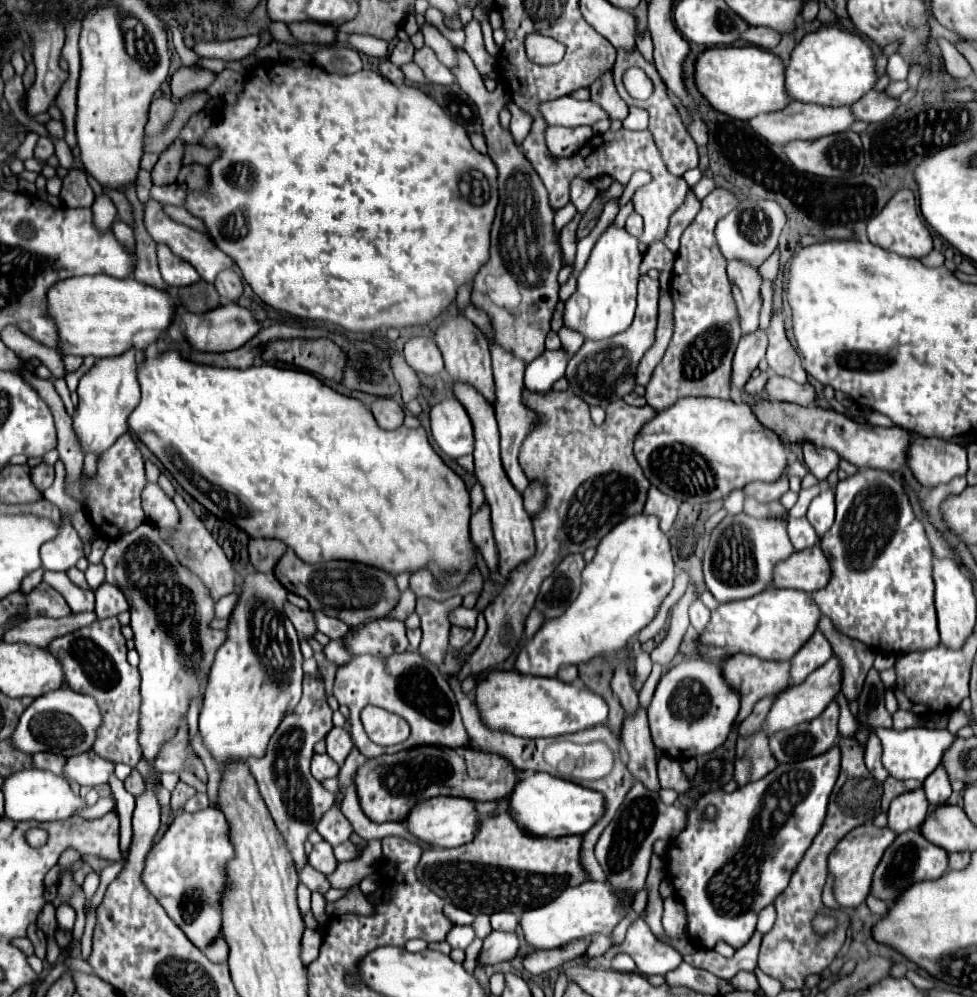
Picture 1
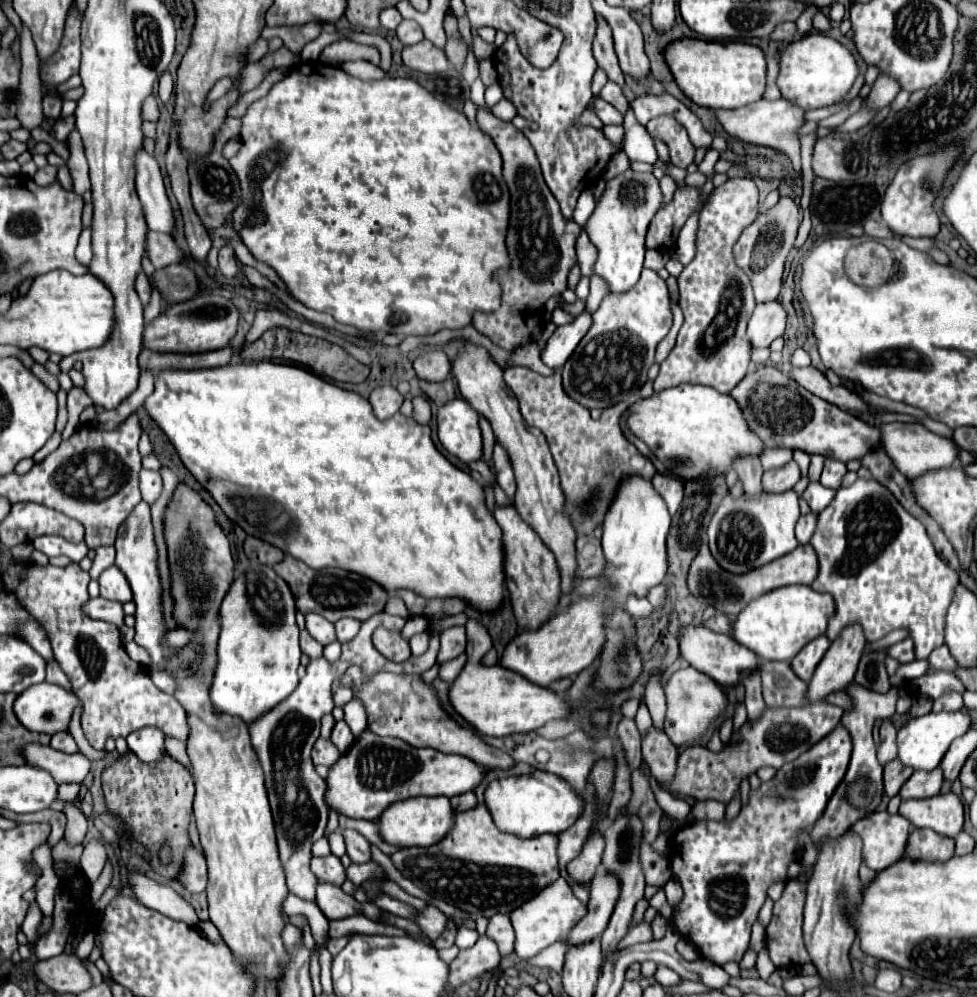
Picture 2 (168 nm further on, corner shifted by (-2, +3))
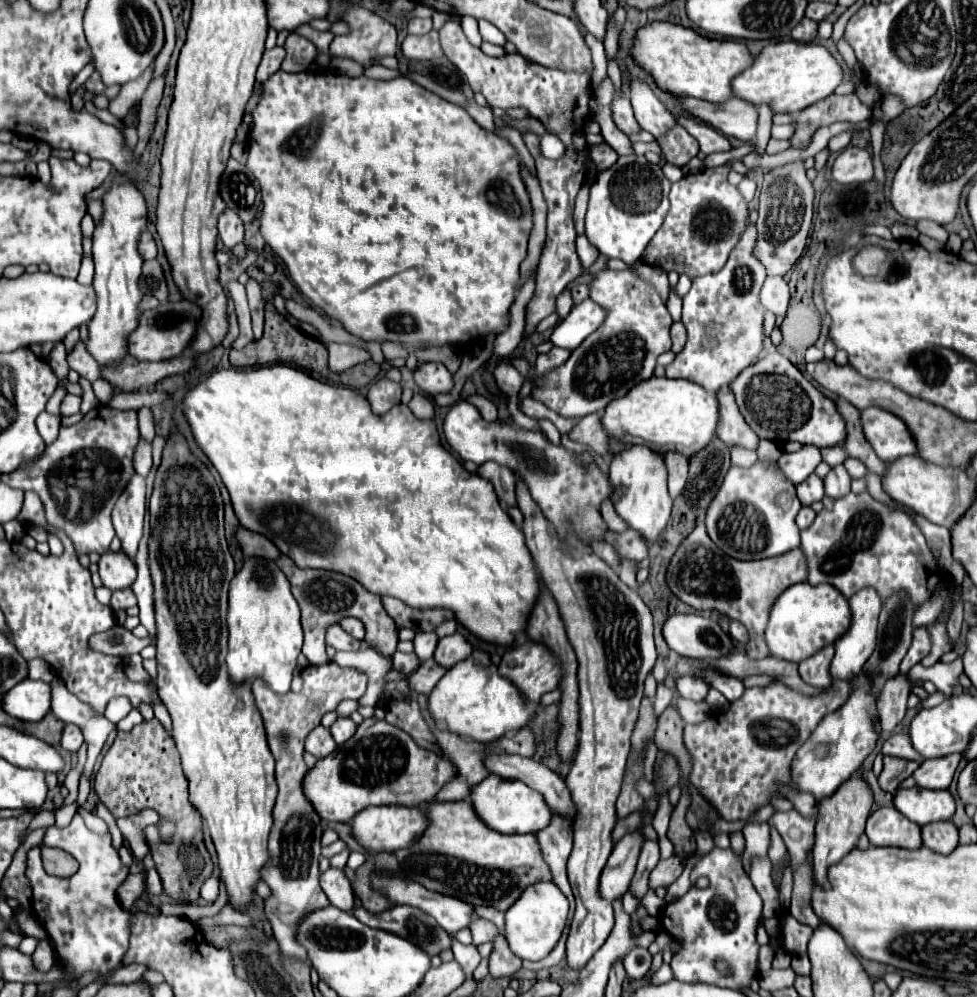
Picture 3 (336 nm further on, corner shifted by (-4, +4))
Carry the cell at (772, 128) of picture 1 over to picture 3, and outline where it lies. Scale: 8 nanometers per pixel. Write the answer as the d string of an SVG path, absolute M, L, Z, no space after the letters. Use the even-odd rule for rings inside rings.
M685 98L683 106L691 116L707 122L725 136L751 142L757 134L757 106L743 98L733 98L725 104L709 104L697 98Z

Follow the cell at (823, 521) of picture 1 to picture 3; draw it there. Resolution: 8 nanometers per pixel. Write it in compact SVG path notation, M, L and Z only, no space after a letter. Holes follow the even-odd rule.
M809 476L809 480L805 480L801 486L797 486L797 496L801 500L803 506L809 506L813 502L823 500L825 490L823 490L823 480L819 476Z

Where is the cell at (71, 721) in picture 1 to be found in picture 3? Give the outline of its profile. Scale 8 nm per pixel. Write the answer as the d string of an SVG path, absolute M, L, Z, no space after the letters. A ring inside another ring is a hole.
M27 678L5 694L3 708L23 722L39 722L51 712L51 686Z

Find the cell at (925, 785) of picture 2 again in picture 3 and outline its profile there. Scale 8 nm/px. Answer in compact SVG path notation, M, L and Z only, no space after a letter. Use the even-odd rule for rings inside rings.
M961 754L945 756L941 760L925 760L913 772L913 778L919 788L929 788L929 790L949 788L959 762L961 762Z

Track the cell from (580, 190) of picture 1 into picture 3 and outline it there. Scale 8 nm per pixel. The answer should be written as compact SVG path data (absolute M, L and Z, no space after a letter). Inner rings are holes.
M603 268L593 274L593 280L587 286L589 298L605 308L605 322L571 352L565 366L549 372L549 376L539 380L533 390L537 400L567 418L583 418L591 412L605 410L611 400L625 396L633 386L649 380L653 376L657 356L671 348L669 328L673 320L665 300L653 284L641 280L629 270L613 272Z

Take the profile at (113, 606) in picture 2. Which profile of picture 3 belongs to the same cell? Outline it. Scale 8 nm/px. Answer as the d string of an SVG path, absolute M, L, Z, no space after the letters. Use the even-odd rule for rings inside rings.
M131 588L121 590L121 592L113 592L113 596L111 596L111 608L115 612L127 610L129 606L135 606L135 604L137 604L137 600L135 600L135 594L133 594Z

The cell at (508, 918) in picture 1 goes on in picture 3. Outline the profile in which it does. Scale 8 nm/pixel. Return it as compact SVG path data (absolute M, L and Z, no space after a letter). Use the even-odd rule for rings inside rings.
M499 932L495 936L495 940L493 940L493 952L489 956L489 972L491 972L491 976L495 976L495 978L499 978L499 976L511 978L511 976L517 974L519 968L521 968L521 958L515 956L509 950L505 934Z

